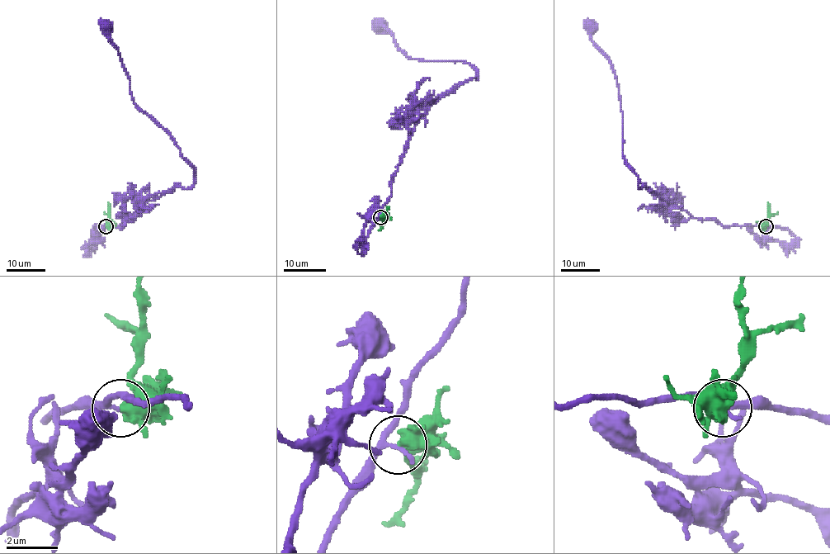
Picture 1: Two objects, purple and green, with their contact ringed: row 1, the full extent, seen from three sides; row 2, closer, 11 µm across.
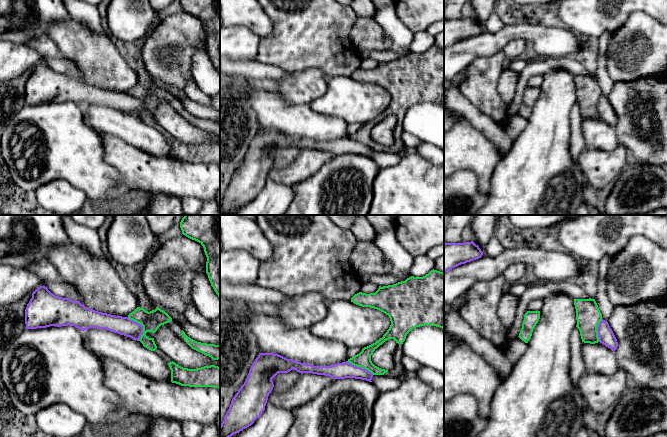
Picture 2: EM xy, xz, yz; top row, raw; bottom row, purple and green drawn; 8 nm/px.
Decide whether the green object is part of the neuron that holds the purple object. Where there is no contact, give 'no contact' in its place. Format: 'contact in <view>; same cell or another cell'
contact in xy; another cell

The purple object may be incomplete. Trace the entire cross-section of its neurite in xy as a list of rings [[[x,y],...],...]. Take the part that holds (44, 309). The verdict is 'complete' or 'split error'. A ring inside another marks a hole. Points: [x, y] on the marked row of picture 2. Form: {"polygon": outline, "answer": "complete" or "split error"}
{"polygon": [[[40,286],[33,293],[25,309],[26,329],[50,326],[75,326],[84,331],[90,328],[111,332],[139,341],[143,326],[128,317],[115,316],[87,308],[80,301],[55,296]]], "answer": "complete"}

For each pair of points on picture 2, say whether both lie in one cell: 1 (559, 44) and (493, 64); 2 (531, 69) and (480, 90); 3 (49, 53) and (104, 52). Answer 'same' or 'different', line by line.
1: different
2: different
3: different

